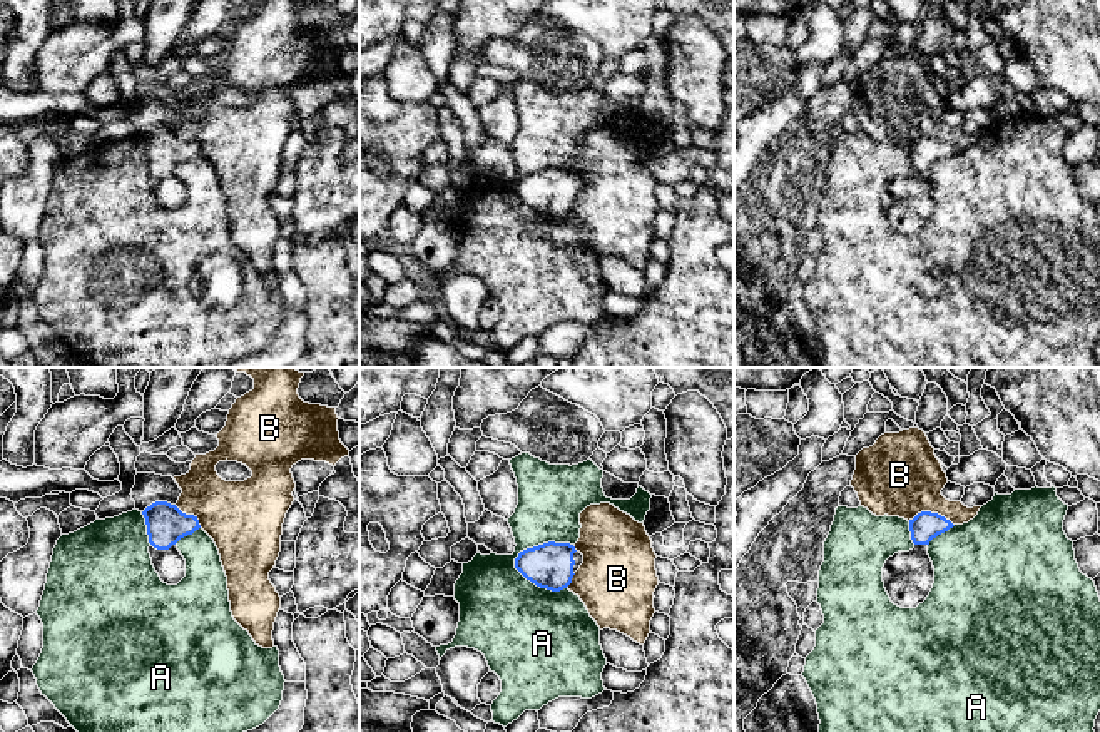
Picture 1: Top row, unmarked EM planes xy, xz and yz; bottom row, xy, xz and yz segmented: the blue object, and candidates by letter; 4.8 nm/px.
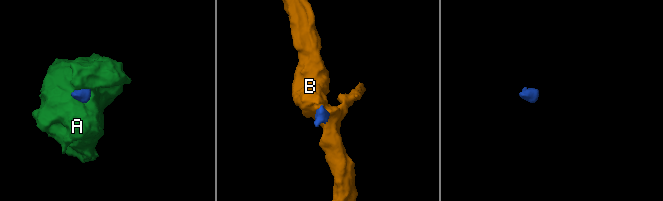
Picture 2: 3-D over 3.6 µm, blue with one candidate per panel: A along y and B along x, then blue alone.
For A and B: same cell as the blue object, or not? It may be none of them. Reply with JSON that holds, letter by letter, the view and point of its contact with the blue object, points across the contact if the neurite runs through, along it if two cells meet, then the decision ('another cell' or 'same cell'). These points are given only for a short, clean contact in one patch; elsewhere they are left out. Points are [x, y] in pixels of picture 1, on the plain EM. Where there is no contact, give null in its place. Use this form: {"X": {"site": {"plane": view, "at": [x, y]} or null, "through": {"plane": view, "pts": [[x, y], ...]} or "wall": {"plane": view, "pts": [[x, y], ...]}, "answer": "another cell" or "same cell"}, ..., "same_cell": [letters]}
{"A": {"site": {"plane": "xz", "at": [539, 171]}, "wall": {"plane": "xz", "pts": [[572, 169], [544, 167], [527, 172], [519, 179], [514, 193]]}, "answer": "another cell"}, "B": {"site": {"plane": "yz", "at": [930, 137]}, "wall": {"plane": "yz", "pts": [[908, 146], [921, 137], [937, 137], [953, 151]]}, "answer": "another cell"}, "same_cell": []}

